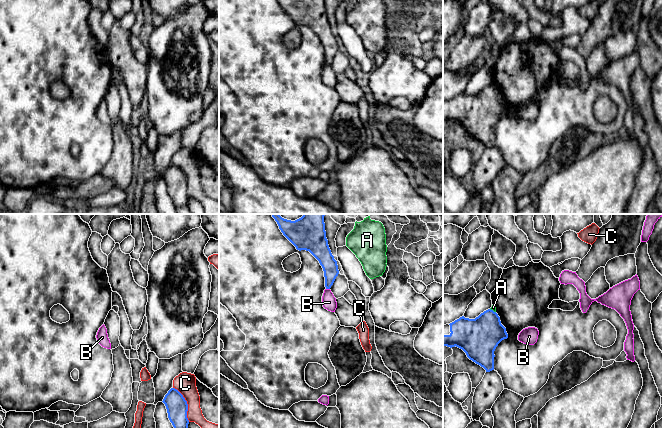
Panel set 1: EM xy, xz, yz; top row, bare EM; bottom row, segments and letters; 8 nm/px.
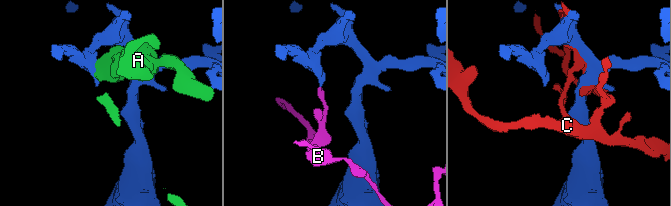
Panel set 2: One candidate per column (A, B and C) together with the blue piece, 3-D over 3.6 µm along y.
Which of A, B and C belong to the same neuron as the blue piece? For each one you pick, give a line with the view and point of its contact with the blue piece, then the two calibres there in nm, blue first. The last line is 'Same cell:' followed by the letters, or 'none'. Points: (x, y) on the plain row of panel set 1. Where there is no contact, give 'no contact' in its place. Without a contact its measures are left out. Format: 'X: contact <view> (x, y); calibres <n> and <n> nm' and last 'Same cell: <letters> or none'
Same cell: none

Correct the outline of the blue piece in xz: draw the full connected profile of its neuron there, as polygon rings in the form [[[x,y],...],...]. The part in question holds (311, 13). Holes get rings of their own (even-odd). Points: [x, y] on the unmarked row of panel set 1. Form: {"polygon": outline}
{"polygon": [[[278,0],[278,2],[297,26],[309,27],[319,37],[324,47],[325,63],[330,65],[339,46],[328,21],[325,0]]]}

